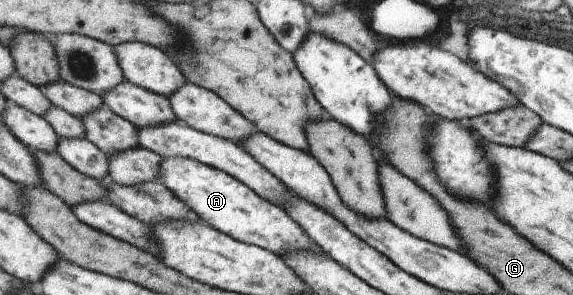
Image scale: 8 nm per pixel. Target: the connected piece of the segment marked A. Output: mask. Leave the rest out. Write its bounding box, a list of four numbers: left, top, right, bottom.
[159,157,320,256]

